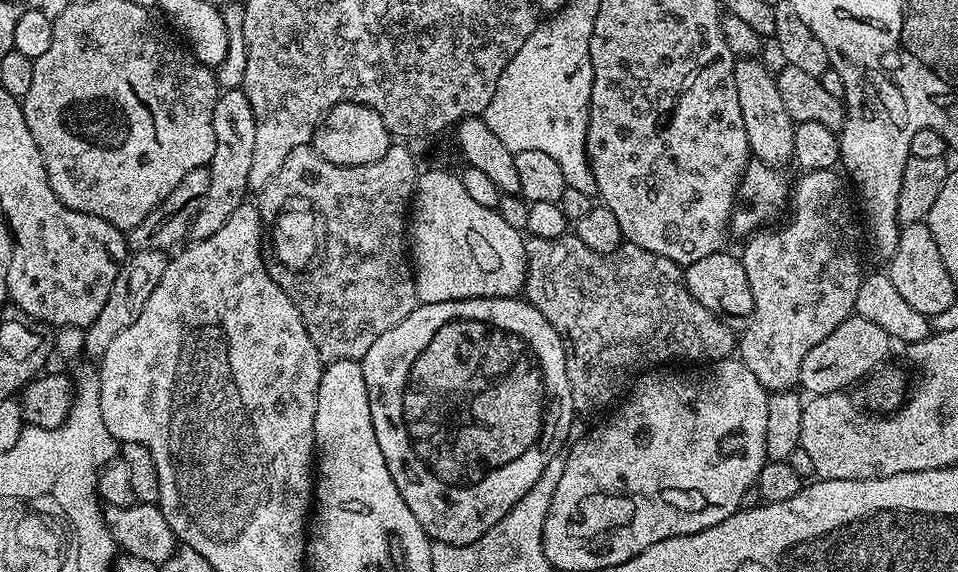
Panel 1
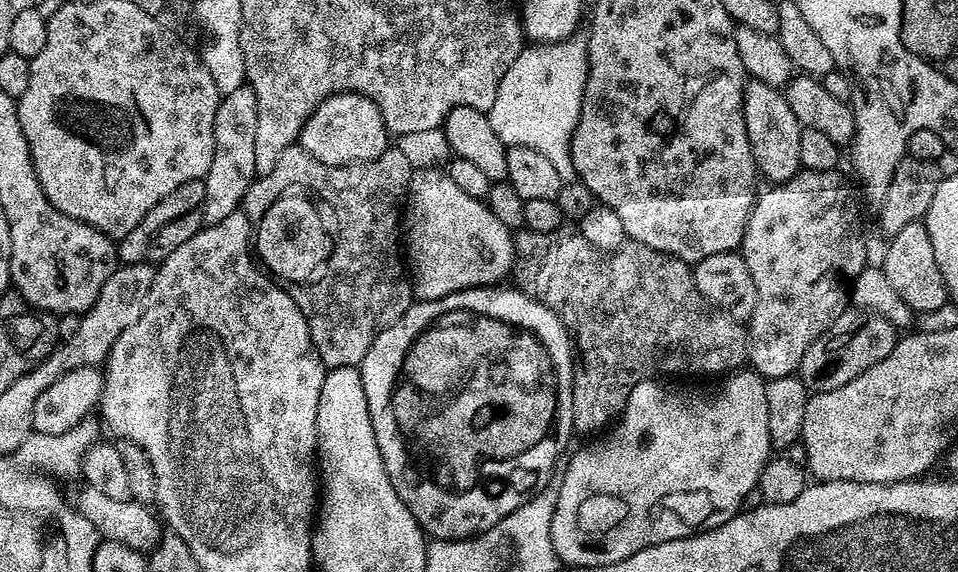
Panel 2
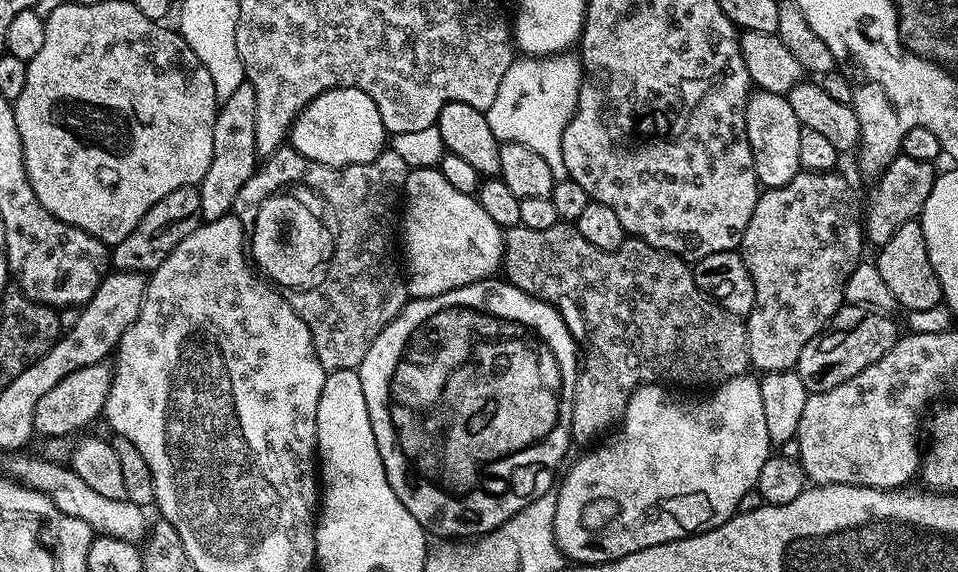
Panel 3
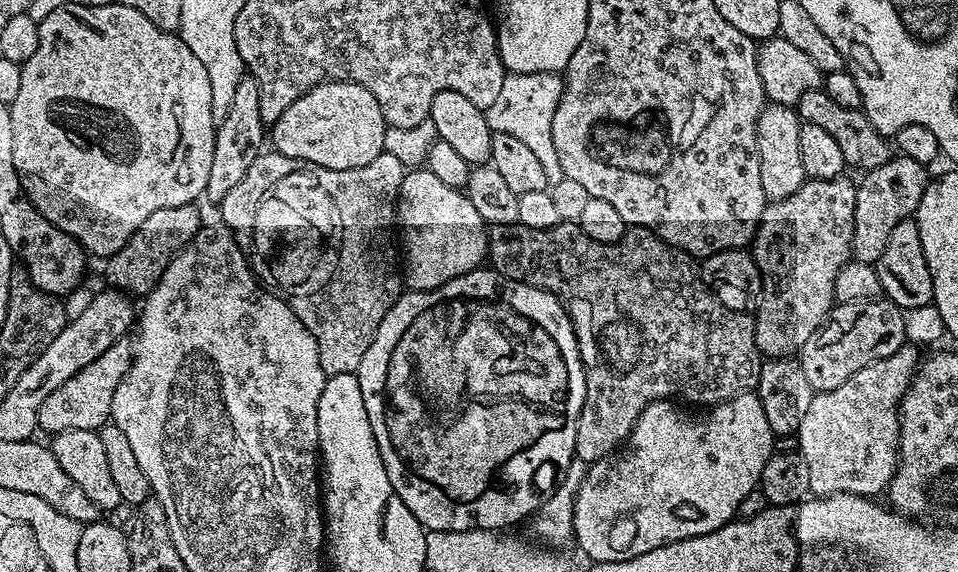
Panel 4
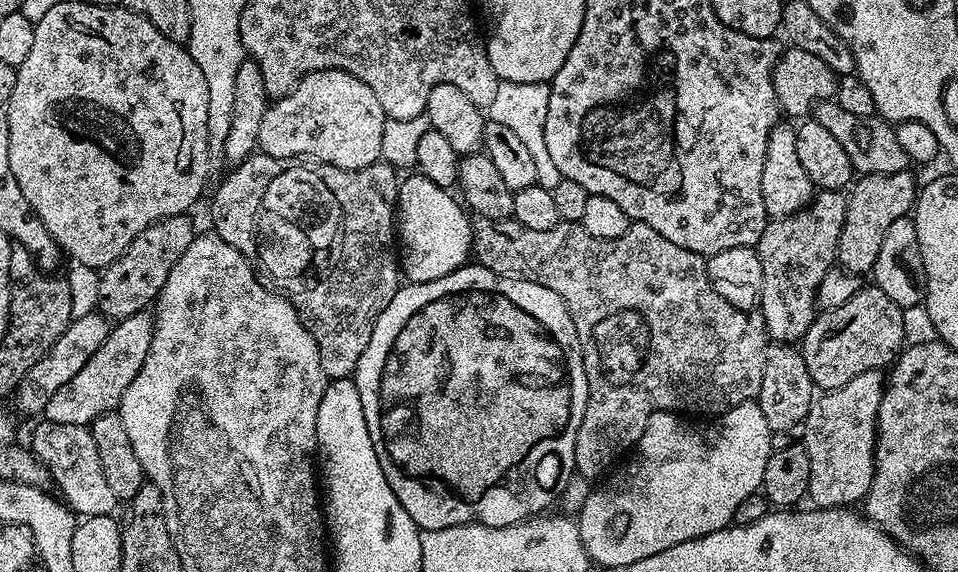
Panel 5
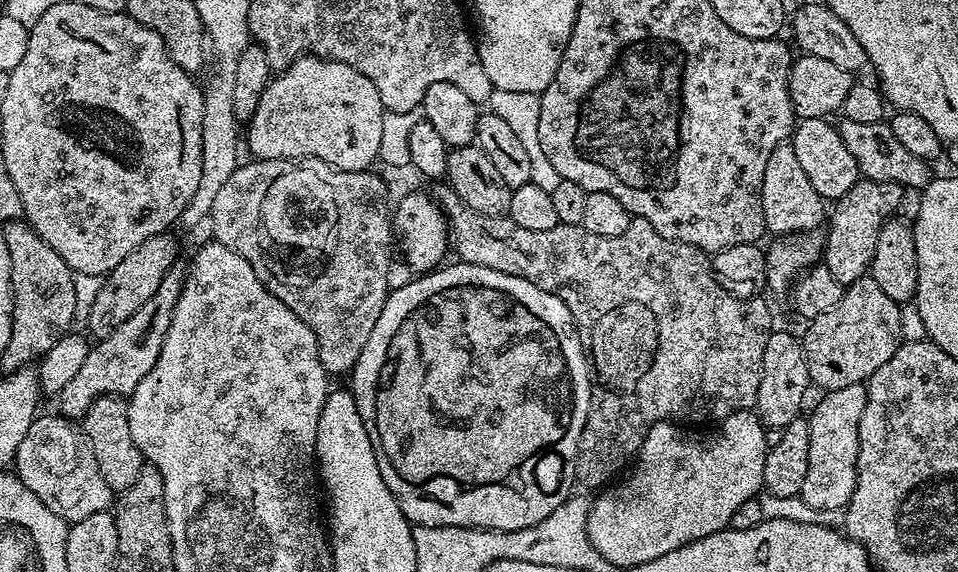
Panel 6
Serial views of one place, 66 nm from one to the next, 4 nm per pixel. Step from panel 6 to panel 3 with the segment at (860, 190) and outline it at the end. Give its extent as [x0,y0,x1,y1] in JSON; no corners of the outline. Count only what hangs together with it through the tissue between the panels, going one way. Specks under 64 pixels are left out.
[862,154,938,246]

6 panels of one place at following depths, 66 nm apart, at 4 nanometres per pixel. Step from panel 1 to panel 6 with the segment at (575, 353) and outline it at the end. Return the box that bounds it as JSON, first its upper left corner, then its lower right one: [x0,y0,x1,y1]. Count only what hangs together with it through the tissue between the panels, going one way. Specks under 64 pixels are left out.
[430,183,774,490]

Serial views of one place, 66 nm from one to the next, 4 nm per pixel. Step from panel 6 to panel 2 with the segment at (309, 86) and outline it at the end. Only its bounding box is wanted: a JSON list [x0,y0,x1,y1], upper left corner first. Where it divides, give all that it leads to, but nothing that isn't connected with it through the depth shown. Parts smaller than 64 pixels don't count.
[298,92,390,166]

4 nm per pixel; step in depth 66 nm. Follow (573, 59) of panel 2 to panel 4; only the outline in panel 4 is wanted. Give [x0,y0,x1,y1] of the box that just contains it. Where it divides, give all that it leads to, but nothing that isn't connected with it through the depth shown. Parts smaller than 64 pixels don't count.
[485,72,564,185]

